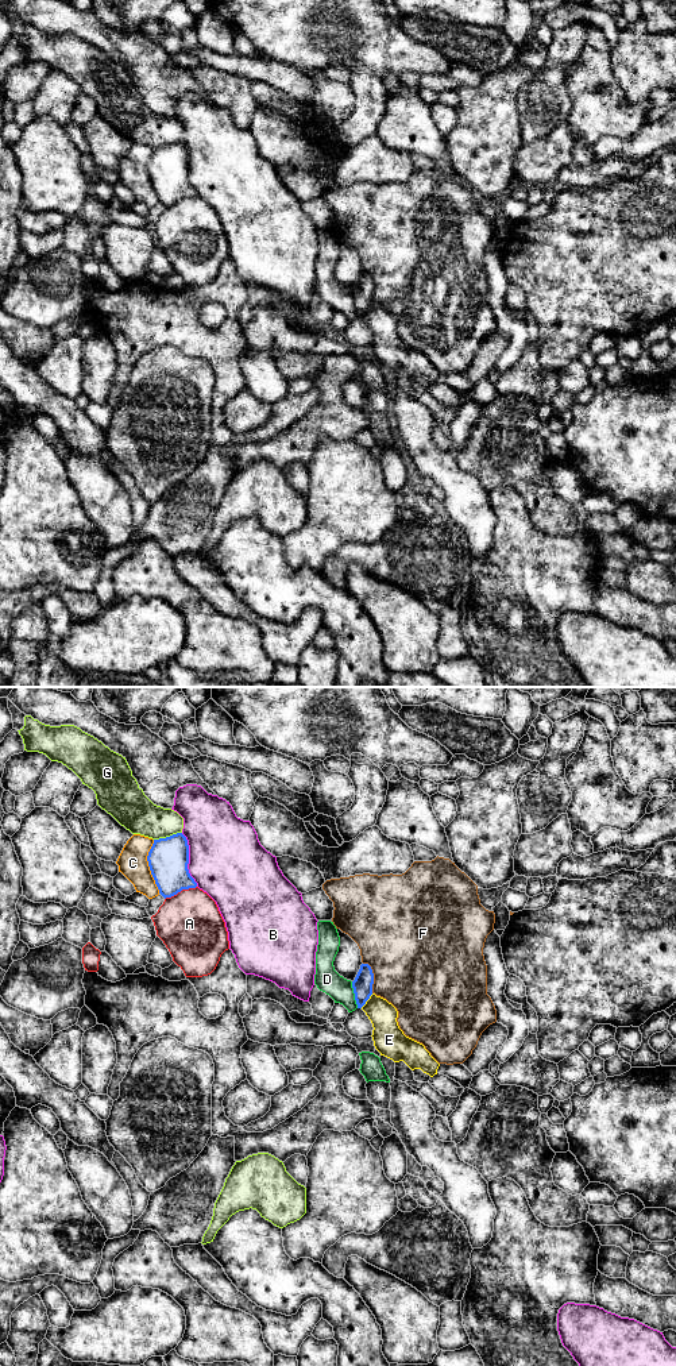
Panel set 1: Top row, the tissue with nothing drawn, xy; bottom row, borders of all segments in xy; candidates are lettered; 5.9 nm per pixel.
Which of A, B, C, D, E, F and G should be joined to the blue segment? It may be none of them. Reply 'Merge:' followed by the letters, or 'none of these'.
Merge: none of these

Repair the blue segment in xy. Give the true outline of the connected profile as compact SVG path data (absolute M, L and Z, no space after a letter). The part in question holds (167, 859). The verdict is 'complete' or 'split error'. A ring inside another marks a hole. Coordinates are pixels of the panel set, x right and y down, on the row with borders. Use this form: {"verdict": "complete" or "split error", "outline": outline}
{"verdict": "complete", "outline": "M182 833L154 840L147 861L159 894L165 899L182 890L197 887L188 869L189 845Z"}

